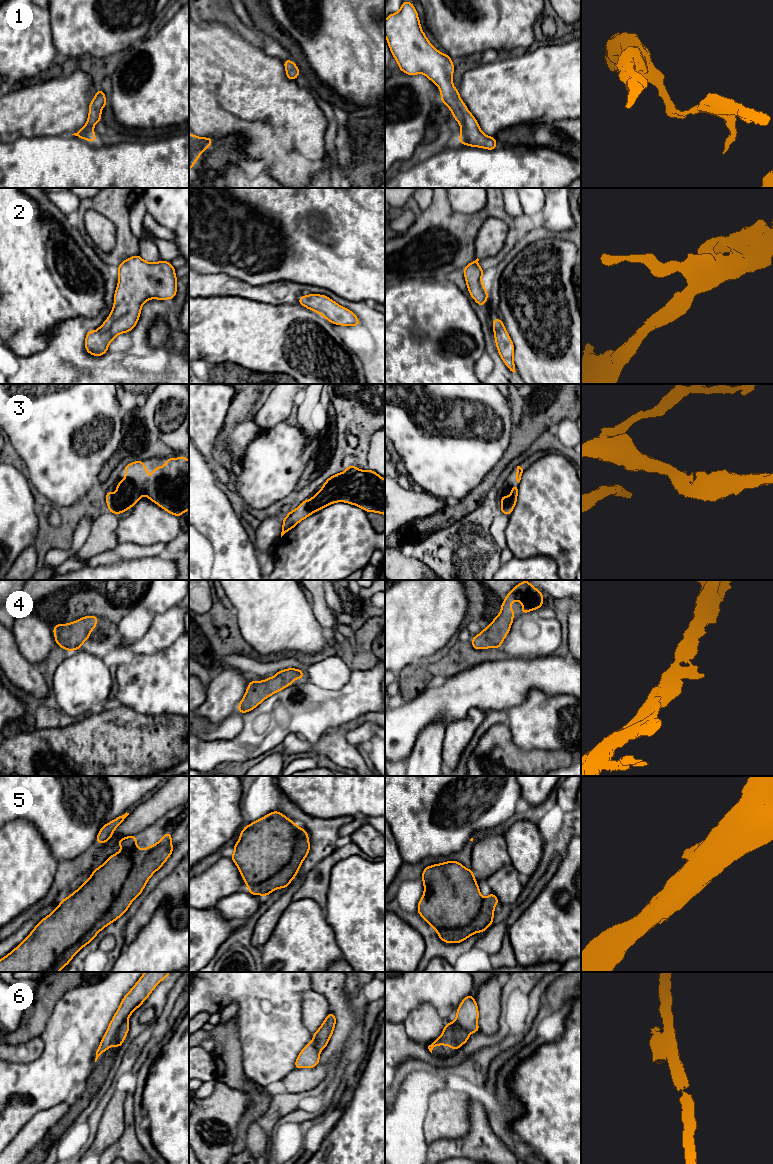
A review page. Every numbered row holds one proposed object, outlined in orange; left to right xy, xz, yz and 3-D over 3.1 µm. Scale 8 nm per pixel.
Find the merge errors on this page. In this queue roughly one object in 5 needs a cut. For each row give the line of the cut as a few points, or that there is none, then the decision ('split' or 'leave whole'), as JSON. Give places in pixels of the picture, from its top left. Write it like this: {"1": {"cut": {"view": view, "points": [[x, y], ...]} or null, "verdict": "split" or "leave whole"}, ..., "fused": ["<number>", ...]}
{"1": {"cut": null, "verdict": "leave whole"}, "2": {"cut": null, "verdict": "leave whole"}, "3": {"cut": null, "verdict": "leave whole"}, "4": {"cut": null, "verdict": "leave whole"}, "5": {"cut": {"view": "xy", "points": [[131, 847], [132, 867], [119, 894], [108, 910], [49, 968]]}, "verdict": "split"}, "6": {"cut": {"view": "xy", "points": [[126, 1020], [121, 1025], [113, 1043]]}, "verdict": "split"}, "fused": ["5", "6"]}

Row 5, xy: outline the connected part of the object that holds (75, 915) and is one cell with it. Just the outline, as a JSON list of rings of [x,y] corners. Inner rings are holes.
[[[122,848],[95,869],[79,889],[63,899],[53,912],[35,926],[22,943],[0,959],[0,972],[46,972],[49,970],[58,958],[79,941],[108,911],[132,868],[132,851],[132,848]]]

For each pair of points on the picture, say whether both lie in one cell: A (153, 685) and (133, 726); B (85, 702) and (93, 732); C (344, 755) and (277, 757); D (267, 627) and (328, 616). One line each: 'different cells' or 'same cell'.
A: different cells
B: different cells
C: different cells
D: different cells

